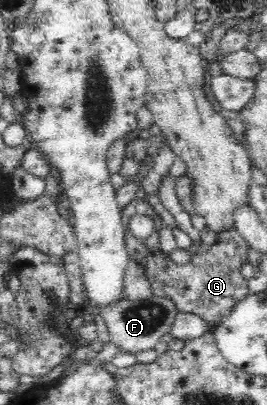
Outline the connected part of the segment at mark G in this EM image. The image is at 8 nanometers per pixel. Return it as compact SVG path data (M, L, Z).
M136 198L134 201L130 201L130 204L128 204L126 208L122 209L121 220L123 221L124 227L126 227L125 236L128 255L132 260L137 260L137 262L143 262L143 264L145 264L146 275L148 275L148 280L152 287L152 294L168 297L172 299L172 302L176 303L176 308L180 312L196 314L200 319L206 321L208 325L216 326L219 325L226 316L230 316L230 312L234 310L236 304L242 302L242 300L248 296L248 280L240 274L240 268L244 266L244 262L249 262L248 252L250 252L250 246L240 232L234 230L224 232L222 235L216 235L216 233L206 227L201 232L199 244L195 245L192 250L192 259L187 264L178 266L178 264L174 264L170 256L162 250L158 250L152 255L146 255L148 251L144 249L142 240L136 238L128 228L132 216L148 216L148 218L155 219L158 222L159 228L162 224L159 223L160 219L156 216L152 206L150 206L146 200L138 200Z

